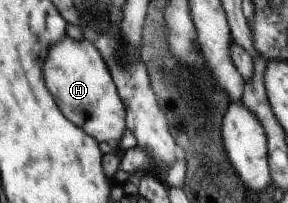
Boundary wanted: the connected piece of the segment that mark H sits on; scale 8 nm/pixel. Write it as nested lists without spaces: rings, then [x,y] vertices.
[[[65,38],[49,50],[43,74],[45,84],[49,92],[53,92],[53,98],[57,100],[57,106],[65,118],[69,118],[97,142],[107,142],[115,152],[119,151],[119,142],[126,129],[126,108],[107,63],[95,46],[85,38],[81,41]]]

